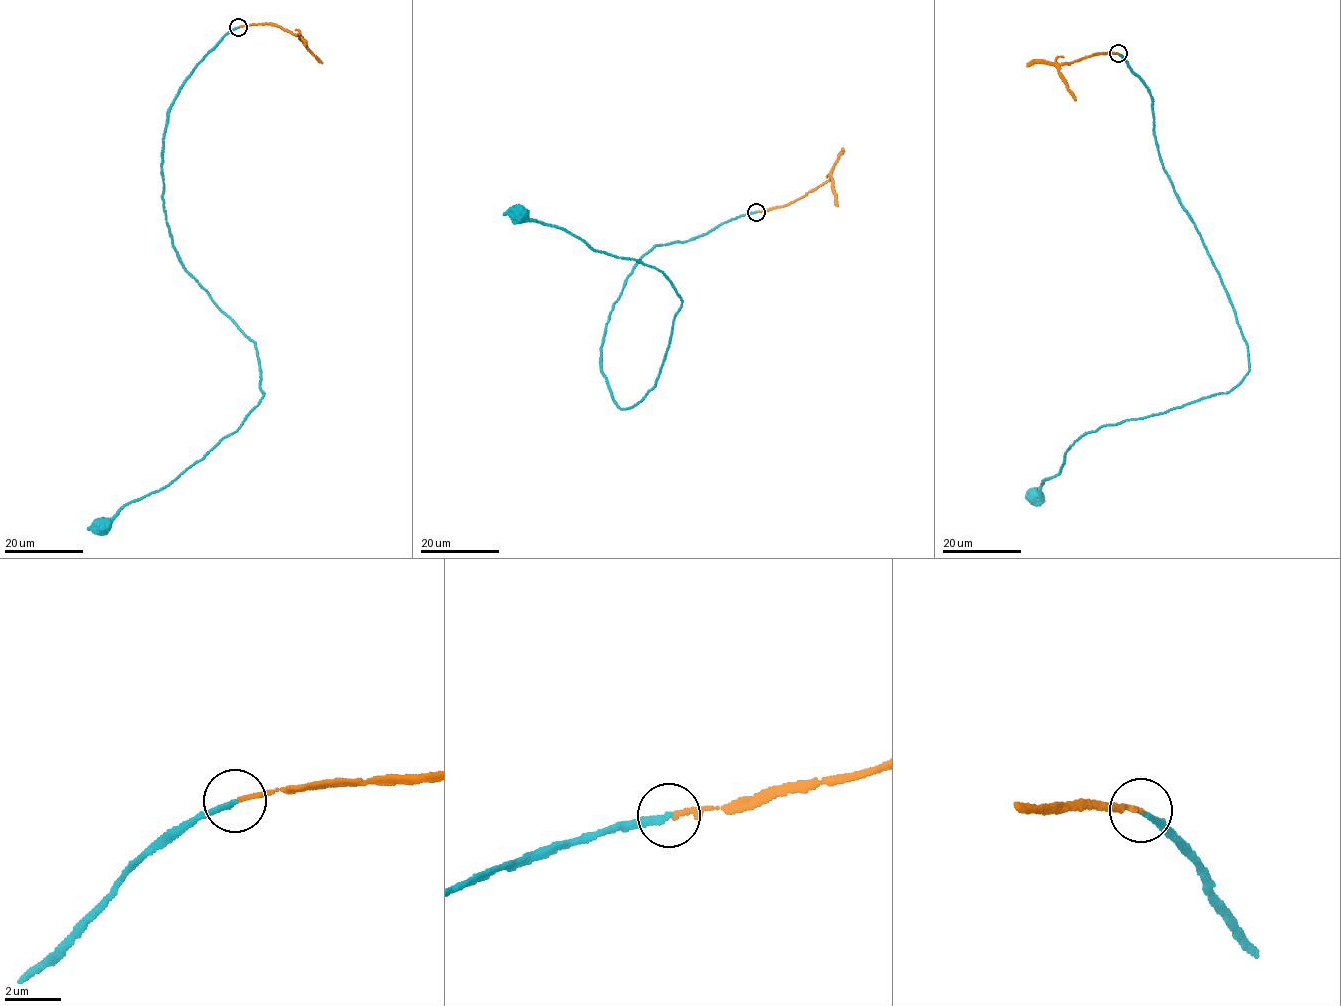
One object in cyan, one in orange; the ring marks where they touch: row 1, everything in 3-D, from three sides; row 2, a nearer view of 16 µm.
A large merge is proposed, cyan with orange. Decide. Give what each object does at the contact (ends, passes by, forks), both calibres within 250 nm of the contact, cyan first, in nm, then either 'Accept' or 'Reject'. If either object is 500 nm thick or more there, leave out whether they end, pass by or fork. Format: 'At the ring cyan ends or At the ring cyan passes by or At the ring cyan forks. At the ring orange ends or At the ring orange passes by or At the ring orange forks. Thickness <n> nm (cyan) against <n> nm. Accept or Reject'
At the ring cyan ends. At the ring orange ends. Thickness 200 nm (cyan) against 140 nm. Accept

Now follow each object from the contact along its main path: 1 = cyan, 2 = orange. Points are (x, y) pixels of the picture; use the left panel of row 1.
1: (238, 27), (194, 69), (167, 112), (162, 195), (180, 262), (252, 340), (264, 393), (234, 432), (102, 525)
2: (239, 27), (266, 23), (290, 31), (300, 36), (322, 63)

